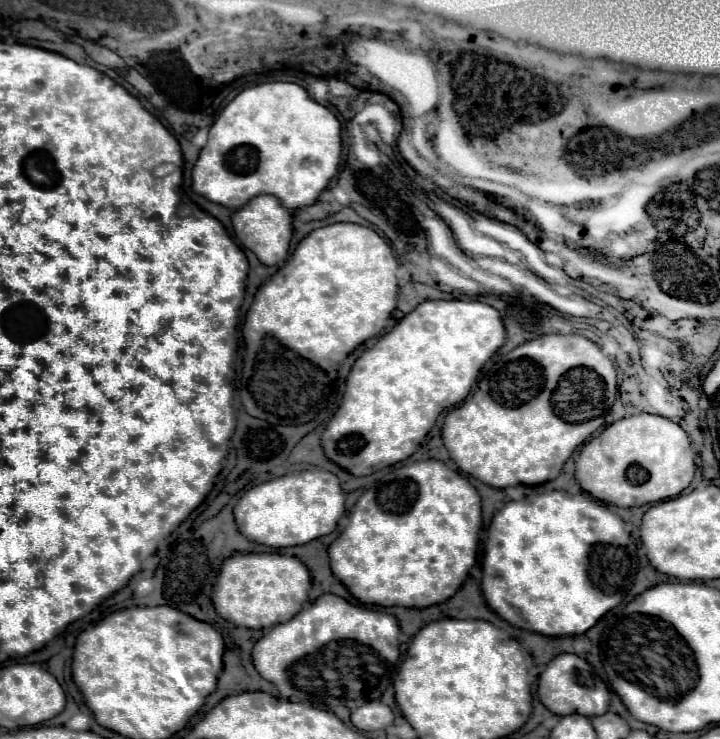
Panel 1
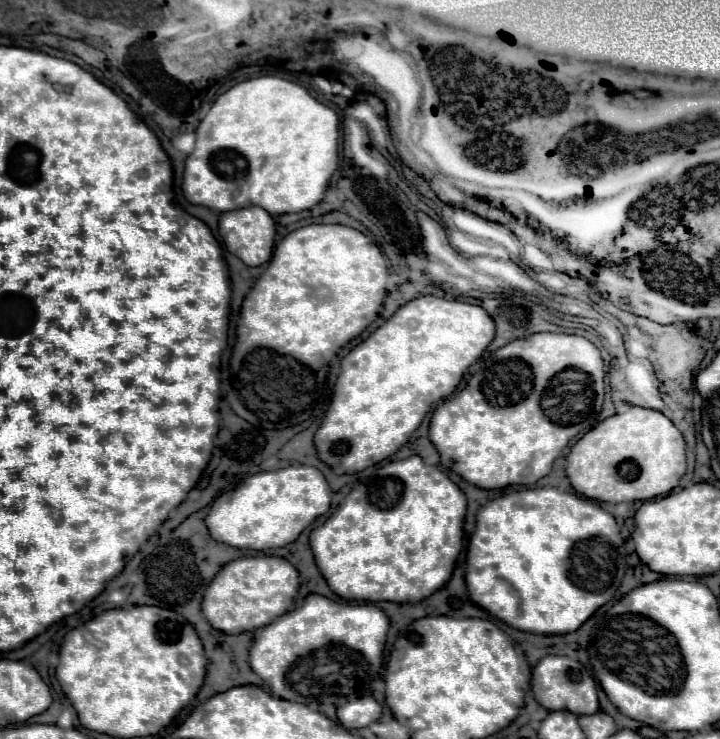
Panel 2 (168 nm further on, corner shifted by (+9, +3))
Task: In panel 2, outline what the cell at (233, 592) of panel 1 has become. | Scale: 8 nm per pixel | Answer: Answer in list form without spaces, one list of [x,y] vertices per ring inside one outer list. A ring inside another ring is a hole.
[[[274,555],[240,557],[226,563],[210,581],[206,597],[202,601],[202,613],[206,603],[206,619],[218,631],[224,633],[254,631],[292,609],[298,585],[300,577],[296,567],[282,557]]]

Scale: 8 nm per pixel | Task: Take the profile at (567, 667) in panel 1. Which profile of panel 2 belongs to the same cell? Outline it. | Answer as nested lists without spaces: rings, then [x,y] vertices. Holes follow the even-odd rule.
[[[546,655],[544,659],[538,661],[538,665],[532,671],[532,693],[536,701],[548,711],[566,709],[574,715],[590,715],[600,709],[596,703],[598,701],[596,681],[578,661],[562,655]]]

